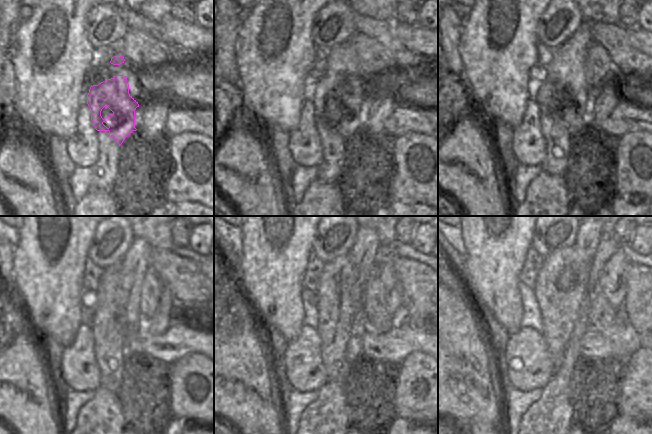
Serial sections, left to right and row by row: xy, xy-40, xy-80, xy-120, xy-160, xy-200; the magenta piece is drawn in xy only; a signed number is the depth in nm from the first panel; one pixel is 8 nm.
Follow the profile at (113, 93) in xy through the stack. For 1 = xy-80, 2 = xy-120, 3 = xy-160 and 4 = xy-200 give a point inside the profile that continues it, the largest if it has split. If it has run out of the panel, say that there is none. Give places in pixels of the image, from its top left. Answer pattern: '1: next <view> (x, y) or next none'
1: next xy-80 (566, 72)
2: next xy-120 (134, 265)
3: next xy-160 (362, 253)
4: next xy-200 (587, 240)

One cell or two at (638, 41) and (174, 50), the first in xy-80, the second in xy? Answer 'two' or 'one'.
two

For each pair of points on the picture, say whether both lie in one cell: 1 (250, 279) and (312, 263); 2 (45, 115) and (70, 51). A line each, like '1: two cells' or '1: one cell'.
1: two cells
2: one cell

